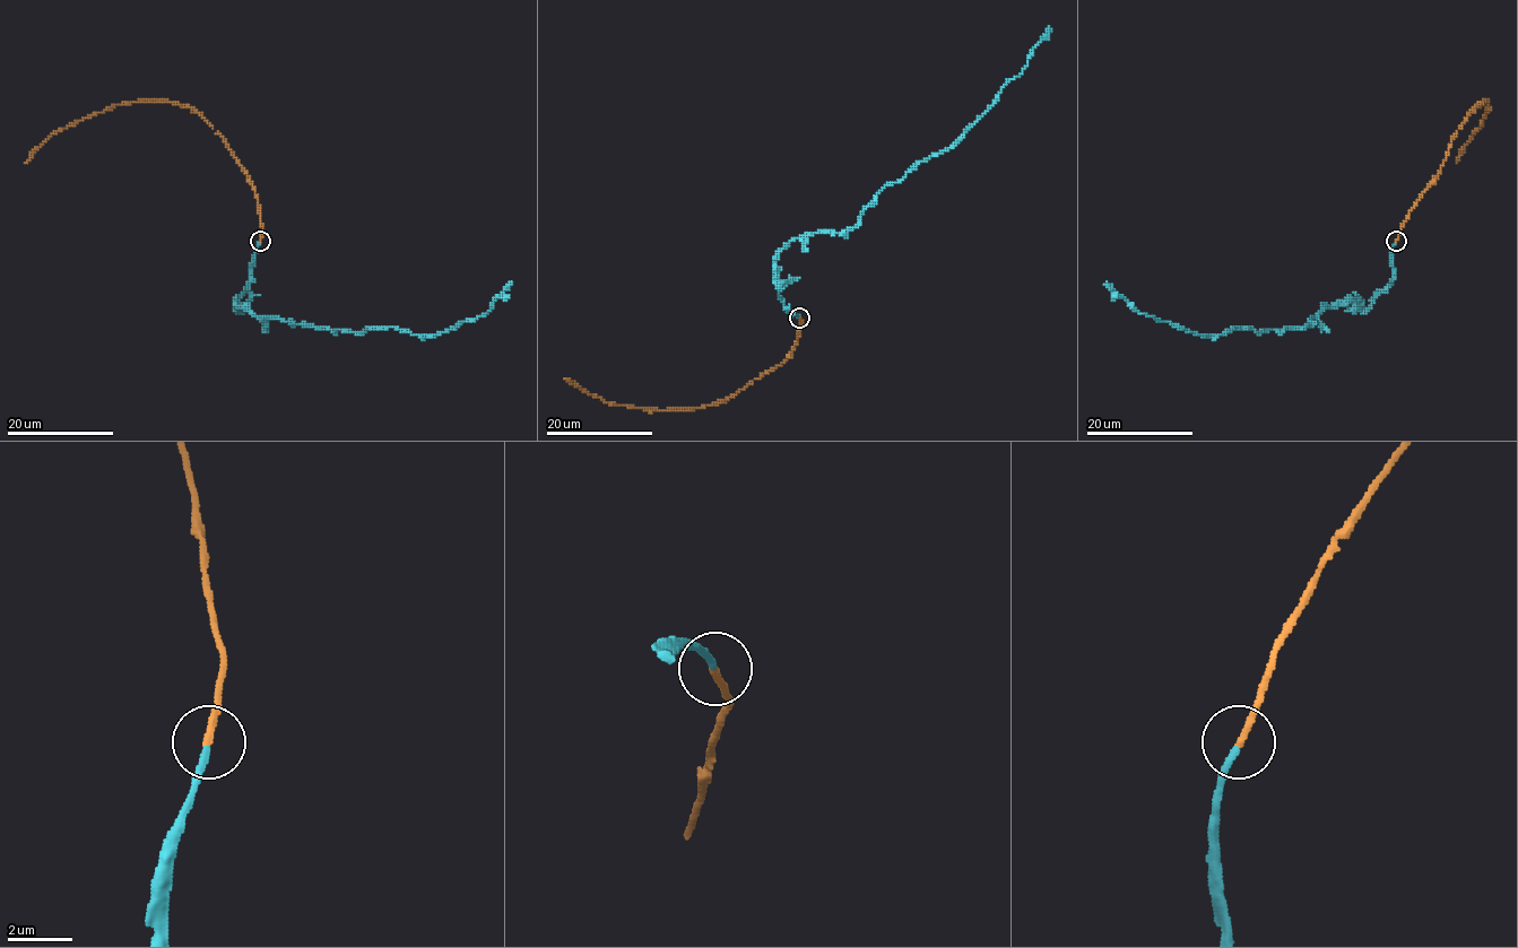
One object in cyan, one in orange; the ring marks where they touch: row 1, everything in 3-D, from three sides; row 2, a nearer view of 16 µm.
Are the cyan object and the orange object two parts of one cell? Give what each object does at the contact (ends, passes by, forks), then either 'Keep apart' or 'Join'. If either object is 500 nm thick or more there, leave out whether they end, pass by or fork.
At the ring cyan ends. At the ring orange ends. Join

